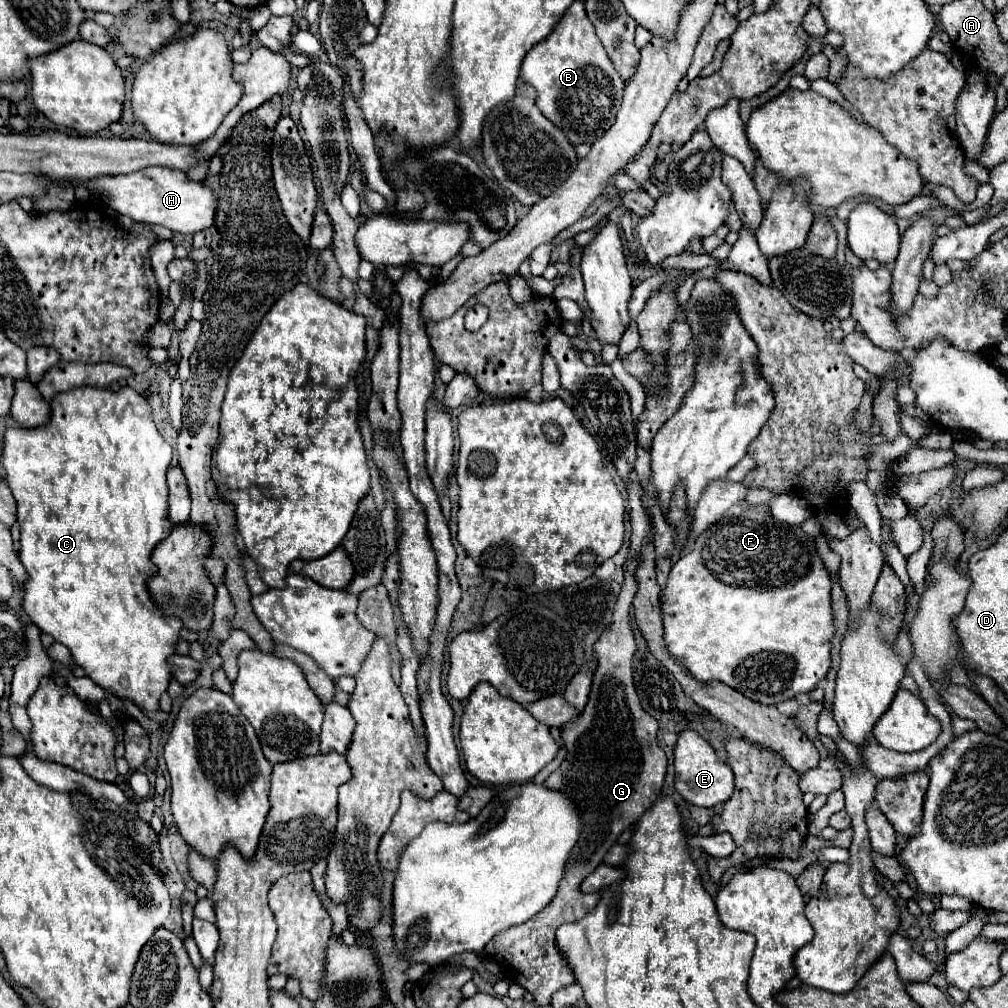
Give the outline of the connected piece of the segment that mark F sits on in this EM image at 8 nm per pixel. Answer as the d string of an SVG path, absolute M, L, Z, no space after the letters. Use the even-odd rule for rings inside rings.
M747 508L739 516L725 518L723 522L717 522L709 526L705 532L701 532L693 544L693 550L683 554L671 568L667 588L663 592L663 602L661 602L661 612L663 612L663 624L665 624L665 642L669 652L681 660L687 670L699 680L699 682L709 682L709 680L719 680L747 698L759 702L759 704L779 704L785 700L795 698L801 692L811 692L819 680L823 680L829 672L831 666L831 638L835 634L833 626L833 608L831 608L831 576L829 570L825 568L823 560L819 558L815 550L815 540L809 538L801 526L789 526L779 520L775 520L767 510L763 508Z

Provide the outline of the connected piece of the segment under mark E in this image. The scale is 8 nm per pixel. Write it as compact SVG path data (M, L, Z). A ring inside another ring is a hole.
M683 730L675 744L675 788L677 792L691 804L713 808L723 804L731 798L735 784L733 784L733 770L721 762L715 750L693 730Z

